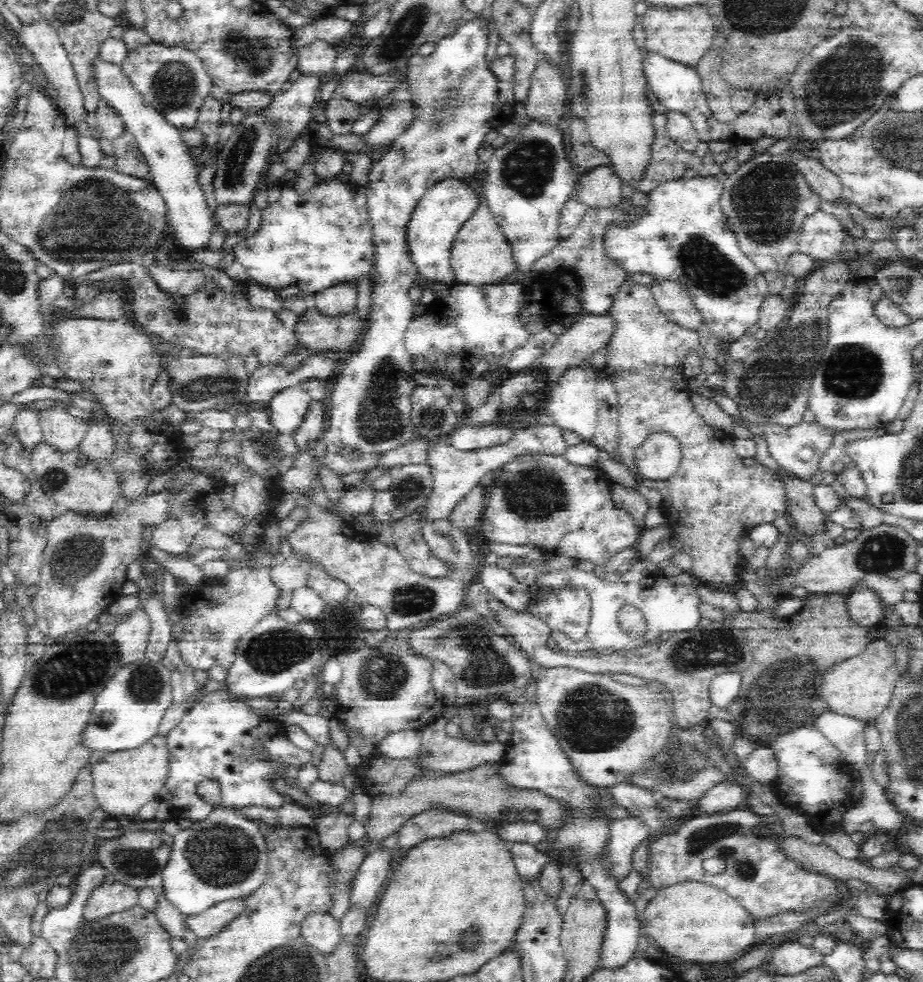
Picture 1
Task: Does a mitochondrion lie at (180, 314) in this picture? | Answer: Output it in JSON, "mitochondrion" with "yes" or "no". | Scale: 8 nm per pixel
{"mitochondrion":"yes"}

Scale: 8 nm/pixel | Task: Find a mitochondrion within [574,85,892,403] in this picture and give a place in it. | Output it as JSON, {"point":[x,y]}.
{"point":[766,197]}

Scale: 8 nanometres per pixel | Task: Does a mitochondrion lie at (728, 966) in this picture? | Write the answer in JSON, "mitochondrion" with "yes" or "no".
{"mitochondrion":"no"}

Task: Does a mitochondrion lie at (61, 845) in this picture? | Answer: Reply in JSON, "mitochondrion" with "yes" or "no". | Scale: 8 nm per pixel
{"mitochondrion":"yes"}

